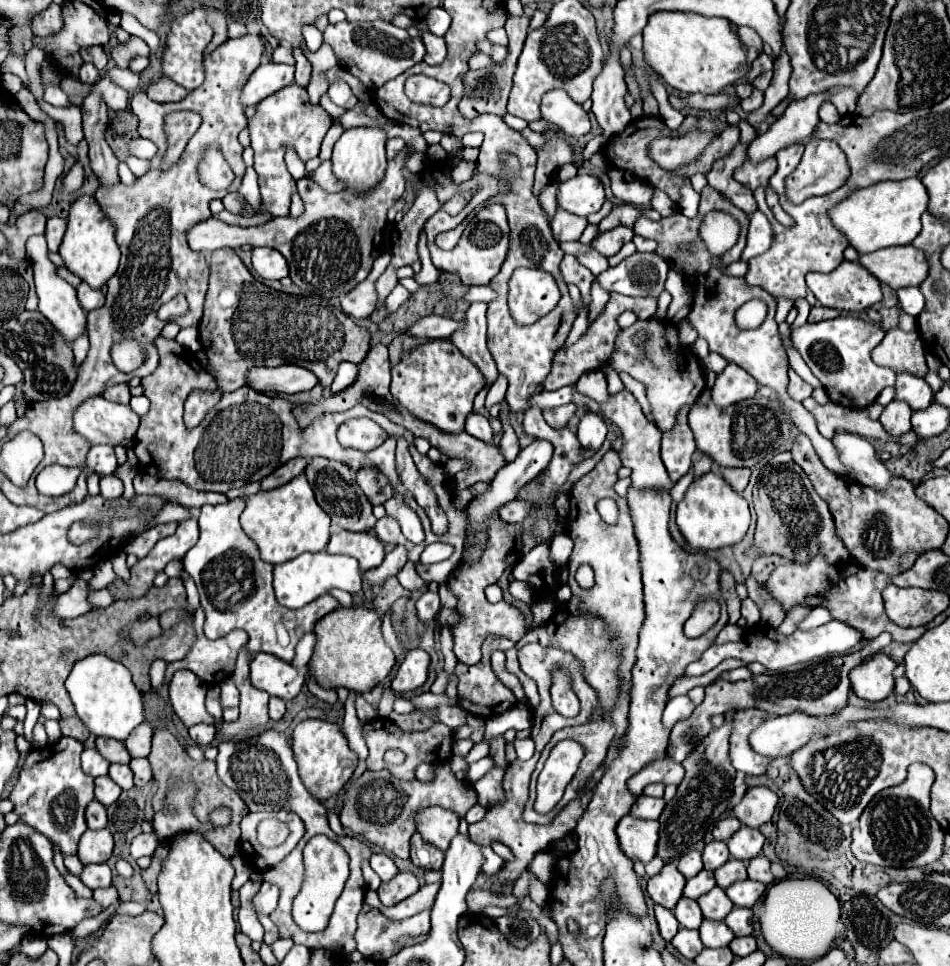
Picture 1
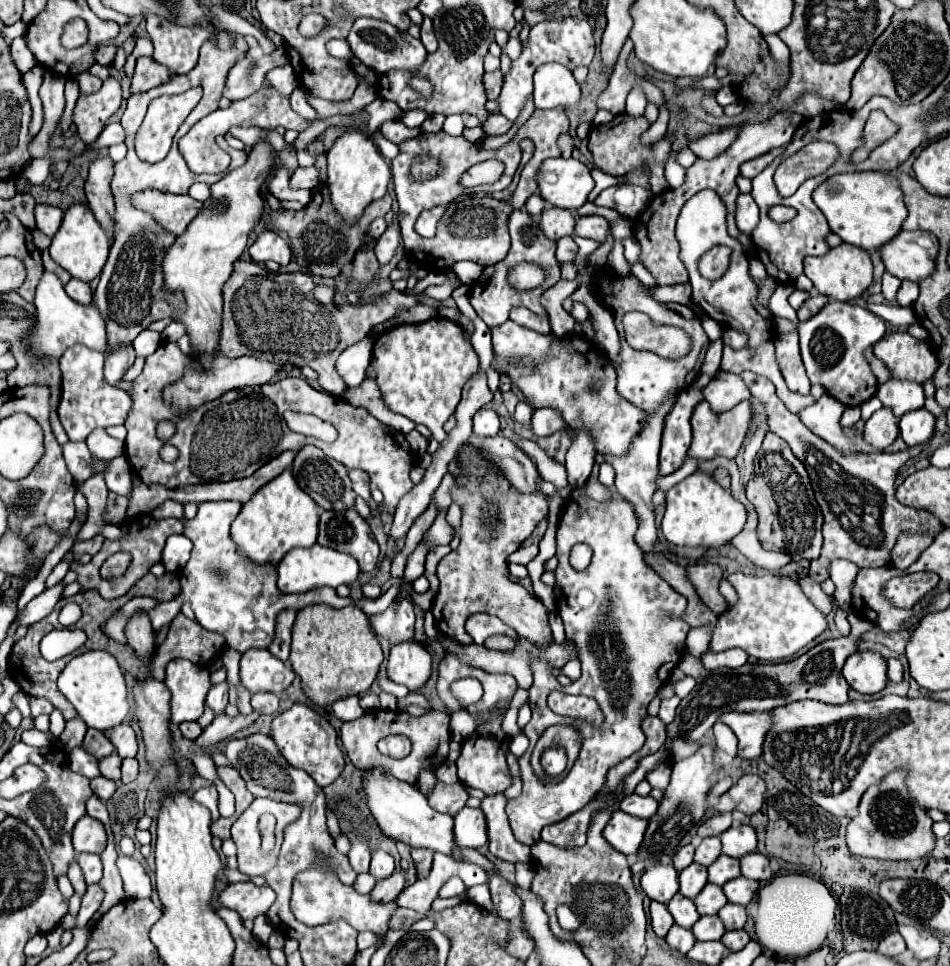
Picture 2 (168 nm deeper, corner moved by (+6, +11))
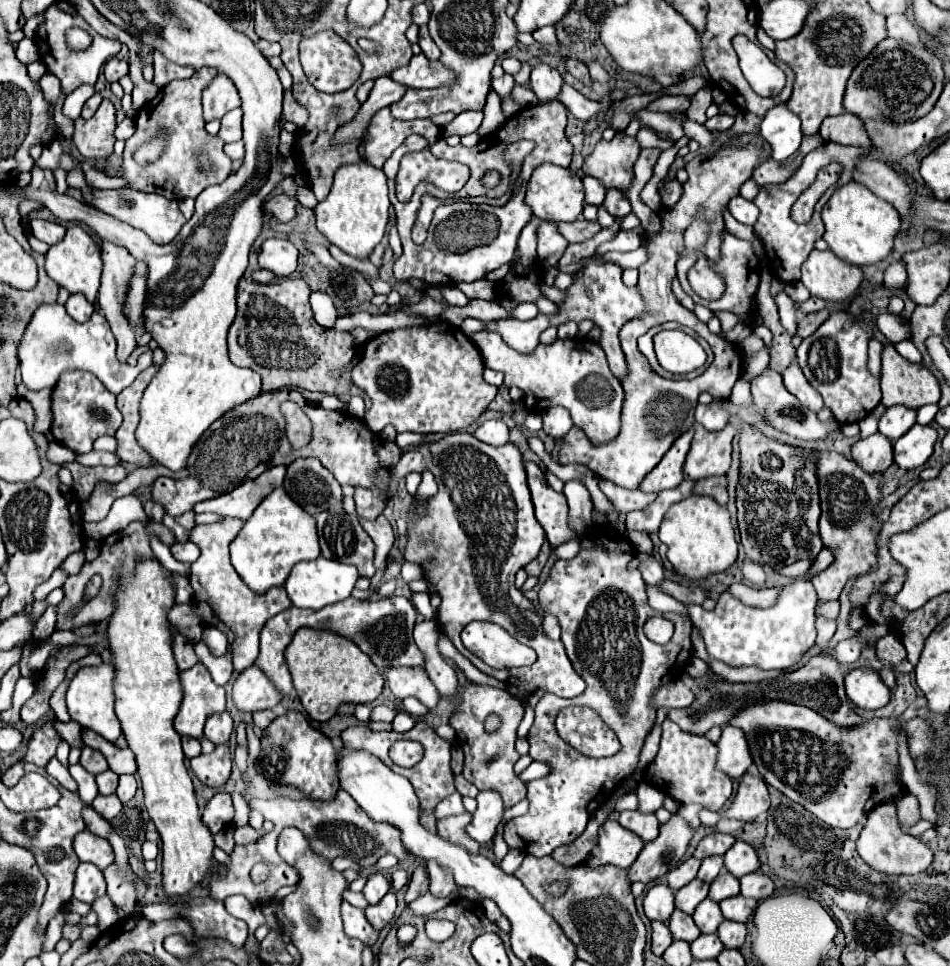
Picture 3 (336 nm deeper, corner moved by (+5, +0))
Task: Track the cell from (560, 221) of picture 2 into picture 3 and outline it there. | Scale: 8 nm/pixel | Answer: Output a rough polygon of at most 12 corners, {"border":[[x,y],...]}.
{"border":[[543,221],[537,229],[541,265],[557,265],[567,239],[555,223]]}

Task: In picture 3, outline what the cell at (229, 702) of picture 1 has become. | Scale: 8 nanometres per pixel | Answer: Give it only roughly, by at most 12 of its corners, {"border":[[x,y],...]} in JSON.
{"border":[[227,711],[207,719],[205,737],[229,743],[233,719]]}

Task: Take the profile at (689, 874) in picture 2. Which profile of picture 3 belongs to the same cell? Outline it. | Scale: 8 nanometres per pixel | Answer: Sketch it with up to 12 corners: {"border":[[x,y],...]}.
{"border":[[699,879],[675,891],[675,907],[693,915],[709,885]]}

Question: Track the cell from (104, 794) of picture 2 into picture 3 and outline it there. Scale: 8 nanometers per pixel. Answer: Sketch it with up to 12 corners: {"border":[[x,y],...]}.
{"border":[[97,795],[91,803],[103,819],[111,821],[123,809],[117,795]]}

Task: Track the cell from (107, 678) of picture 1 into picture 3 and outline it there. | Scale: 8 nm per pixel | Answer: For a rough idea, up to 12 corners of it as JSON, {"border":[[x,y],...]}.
{"border":[[79,667],[65,705],[73,721],[113,743],[113,667]]}

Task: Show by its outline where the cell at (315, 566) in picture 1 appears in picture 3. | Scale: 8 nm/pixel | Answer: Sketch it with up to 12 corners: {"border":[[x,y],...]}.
{"border":[[325,557],[293,567],[295,607],[323,609],[351,595],[355,565]]}

